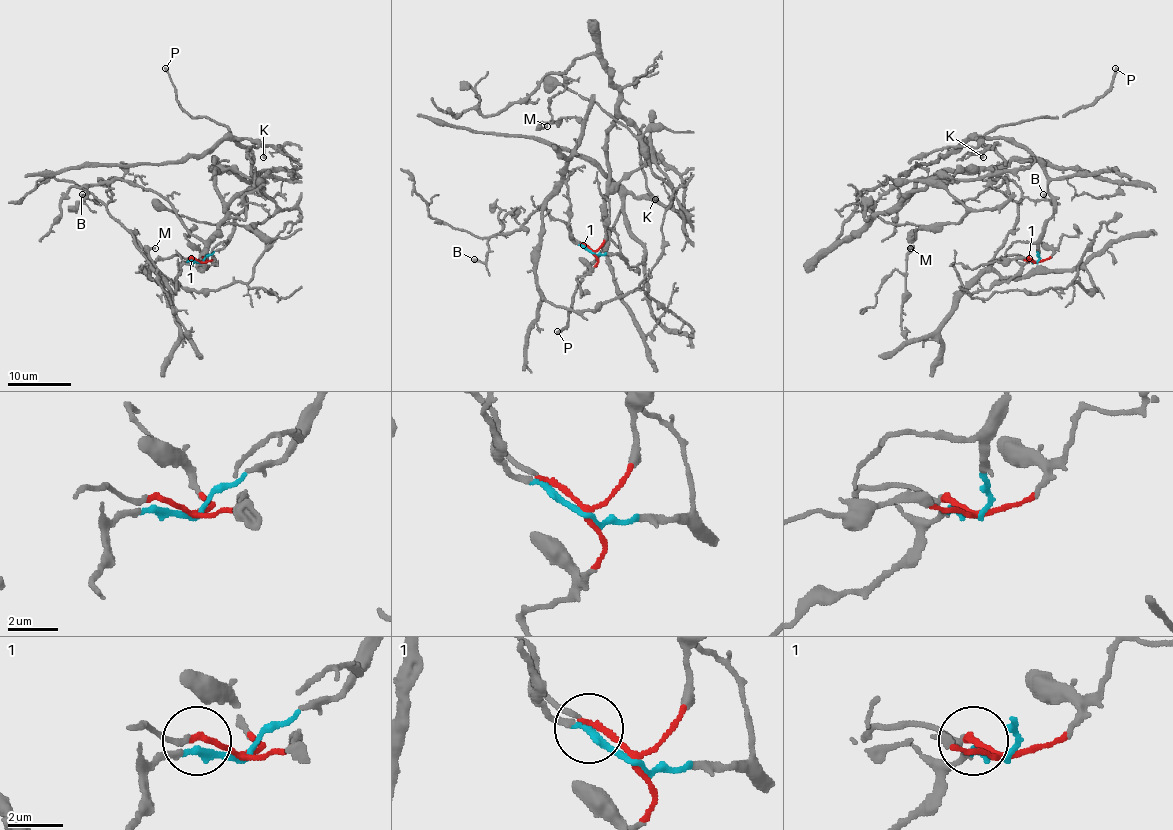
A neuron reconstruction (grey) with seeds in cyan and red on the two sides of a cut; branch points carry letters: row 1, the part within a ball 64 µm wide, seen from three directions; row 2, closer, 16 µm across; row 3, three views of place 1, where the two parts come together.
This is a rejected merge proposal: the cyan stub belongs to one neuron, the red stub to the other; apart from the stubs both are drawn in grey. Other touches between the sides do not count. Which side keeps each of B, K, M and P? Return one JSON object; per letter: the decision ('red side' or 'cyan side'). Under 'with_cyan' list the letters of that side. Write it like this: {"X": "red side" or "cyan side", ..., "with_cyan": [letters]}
{"B": "red side", "K": "cyan side", "M": "red side", "P": "cyan side", "with_cyan": ["K", "P"]}

